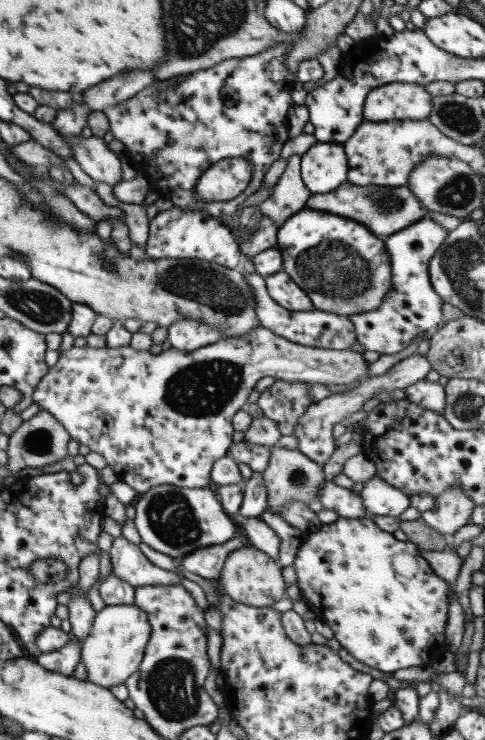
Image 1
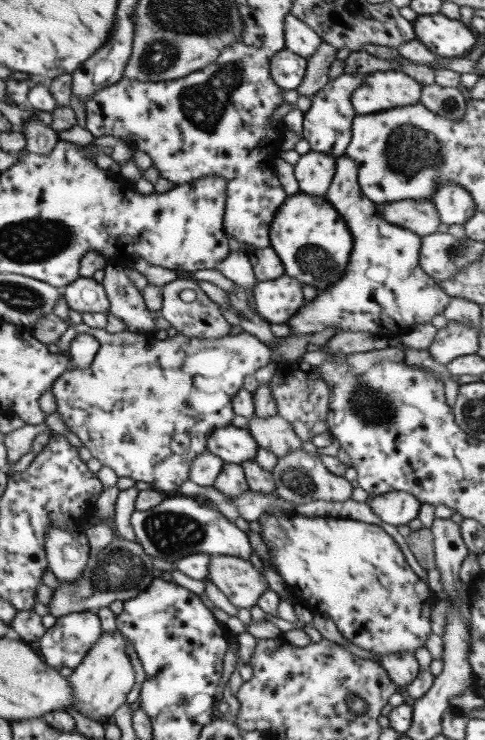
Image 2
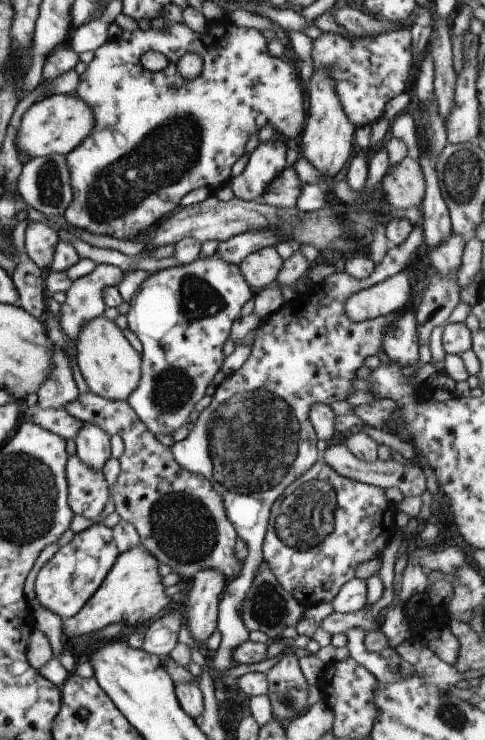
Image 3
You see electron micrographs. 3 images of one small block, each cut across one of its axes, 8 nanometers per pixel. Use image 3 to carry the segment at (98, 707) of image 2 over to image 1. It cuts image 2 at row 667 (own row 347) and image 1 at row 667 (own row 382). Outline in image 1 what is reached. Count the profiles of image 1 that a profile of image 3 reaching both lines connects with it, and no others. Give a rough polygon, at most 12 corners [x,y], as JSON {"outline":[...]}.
{"outline":[[134,603],[106,605],[81,645],[86,681],[139,669],[152,631]]}

